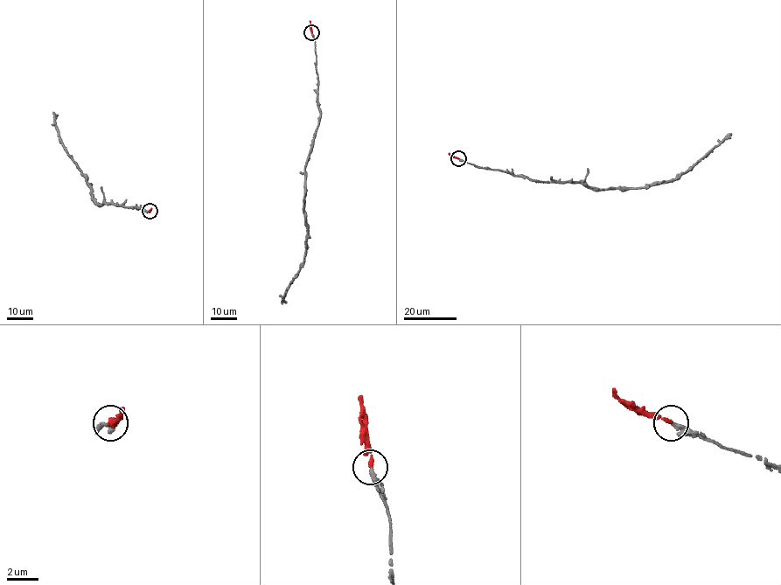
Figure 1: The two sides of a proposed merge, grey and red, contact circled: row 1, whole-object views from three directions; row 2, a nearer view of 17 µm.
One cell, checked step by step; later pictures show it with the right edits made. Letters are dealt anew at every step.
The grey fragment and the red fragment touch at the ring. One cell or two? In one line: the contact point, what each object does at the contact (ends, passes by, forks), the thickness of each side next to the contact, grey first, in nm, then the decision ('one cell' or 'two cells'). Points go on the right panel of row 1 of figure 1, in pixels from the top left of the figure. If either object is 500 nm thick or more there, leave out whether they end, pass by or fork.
at (458, 158); grey ends there; red ends there; 280 nm thick on the grey side, 200 nm on the other; one cell

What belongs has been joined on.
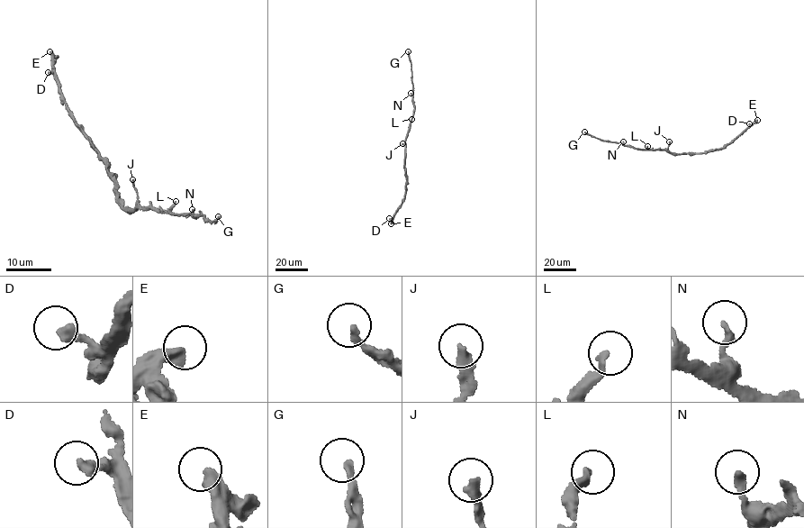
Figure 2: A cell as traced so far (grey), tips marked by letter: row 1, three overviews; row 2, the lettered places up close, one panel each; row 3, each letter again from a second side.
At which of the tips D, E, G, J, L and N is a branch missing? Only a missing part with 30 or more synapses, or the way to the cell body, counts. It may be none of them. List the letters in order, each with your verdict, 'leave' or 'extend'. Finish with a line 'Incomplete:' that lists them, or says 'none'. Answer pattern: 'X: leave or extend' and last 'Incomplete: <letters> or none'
D: leave
E: leave
G: leave
J: leave
L: extend
N: leave
Incomplete: L

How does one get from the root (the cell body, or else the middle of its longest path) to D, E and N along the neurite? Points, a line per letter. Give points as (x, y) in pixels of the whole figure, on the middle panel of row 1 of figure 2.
D: (405, 147), (404, 198), (393, 218), (389, 218)
E: (405, 147), (405, 194), (391, 223)
N: (405, 147), (414, 109), (411, 93)

